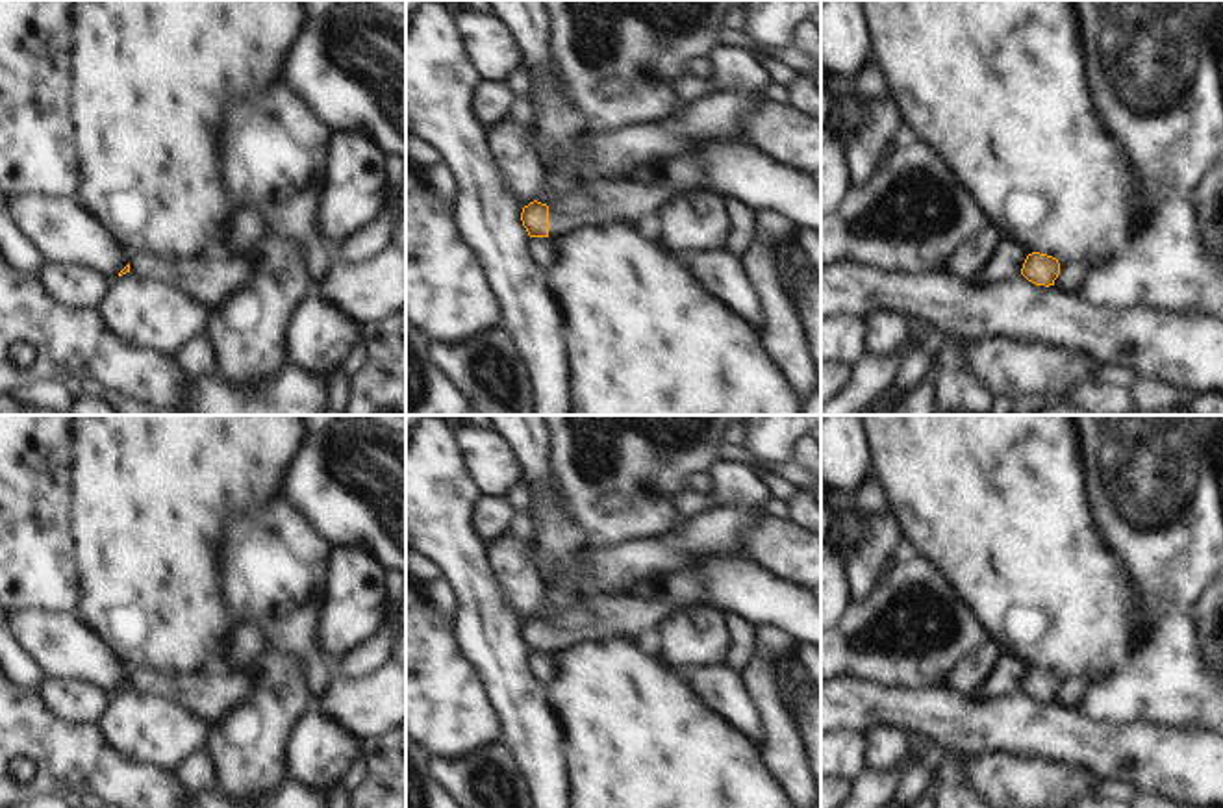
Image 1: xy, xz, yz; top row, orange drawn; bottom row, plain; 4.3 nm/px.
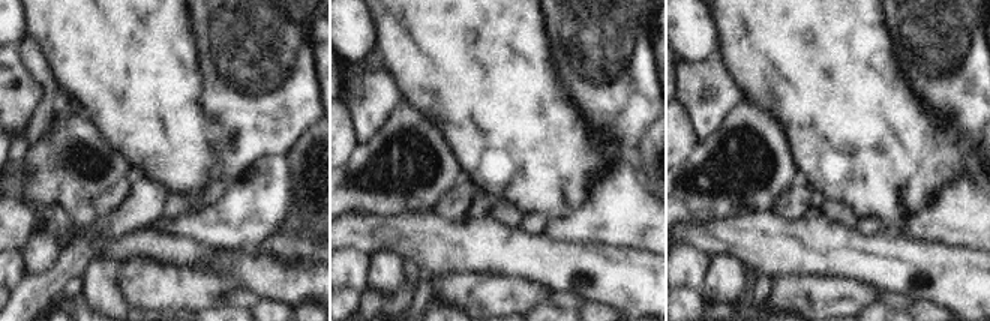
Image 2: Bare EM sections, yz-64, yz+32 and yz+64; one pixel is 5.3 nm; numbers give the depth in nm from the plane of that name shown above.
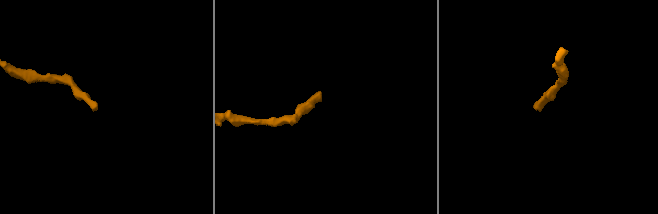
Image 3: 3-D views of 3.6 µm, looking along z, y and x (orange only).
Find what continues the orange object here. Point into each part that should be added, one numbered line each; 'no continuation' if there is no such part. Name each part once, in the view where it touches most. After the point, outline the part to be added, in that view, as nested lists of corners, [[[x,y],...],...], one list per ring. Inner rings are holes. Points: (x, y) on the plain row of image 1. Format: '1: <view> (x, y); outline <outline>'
1: xz (593, 616); outline [[[693,569],[663,574],[656,580],[656,593],[650,599],[584,591],[576,602],[547,619],[548,652],[561,650],[578,641],[615,636],[636,639],[637,634],[658,628],[675,610],[695,604],[717,608],[702,578]]]

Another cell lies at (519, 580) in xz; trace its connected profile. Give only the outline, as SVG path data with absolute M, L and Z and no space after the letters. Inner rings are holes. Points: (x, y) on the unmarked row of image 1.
M510 530L487 543L489 569L510 610L524 623L547 599L547 582L528 558L528 545Z

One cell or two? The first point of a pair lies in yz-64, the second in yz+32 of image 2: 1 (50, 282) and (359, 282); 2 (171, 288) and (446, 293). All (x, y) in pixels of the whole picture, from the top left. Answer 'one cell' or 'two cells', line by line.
1: two cells
2: one cell

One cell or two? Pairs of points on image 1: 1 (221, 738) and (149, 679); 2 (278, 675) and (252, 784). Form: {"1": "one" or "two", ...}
{"1": "two", "2": "one"}

